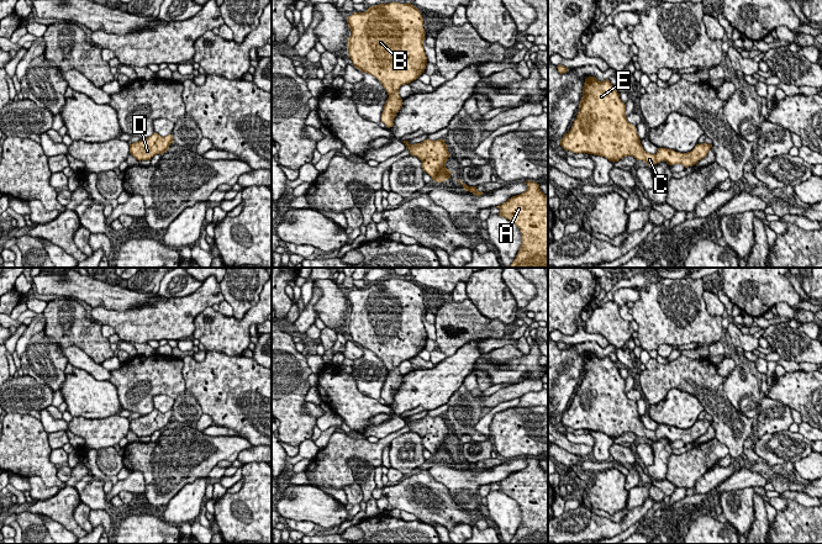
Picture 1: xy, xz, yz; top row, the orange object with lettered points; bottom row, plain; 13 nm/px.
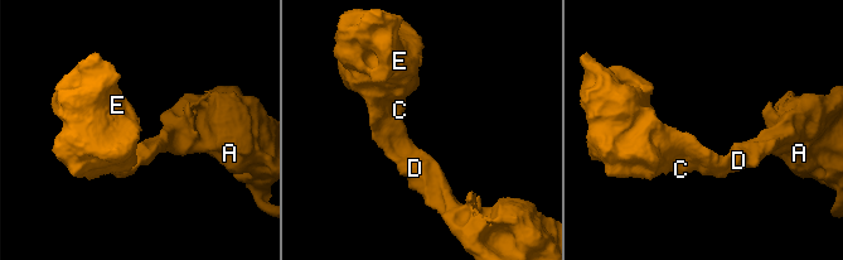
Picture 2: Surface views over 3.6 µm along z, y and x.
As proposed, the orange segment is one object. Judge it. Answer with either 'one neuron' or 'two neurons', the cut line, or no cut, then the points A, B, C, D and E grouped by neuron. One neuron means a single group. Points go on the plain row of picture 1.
one neuron; no cut; A B C D E

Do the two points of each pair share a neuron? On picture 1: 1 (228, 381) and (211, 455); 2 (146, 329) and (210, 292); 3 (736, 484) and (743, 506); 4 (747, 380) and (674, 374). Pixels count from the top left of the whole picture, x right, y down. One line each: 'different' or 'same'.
1: different
2: same
3: different
4: different

